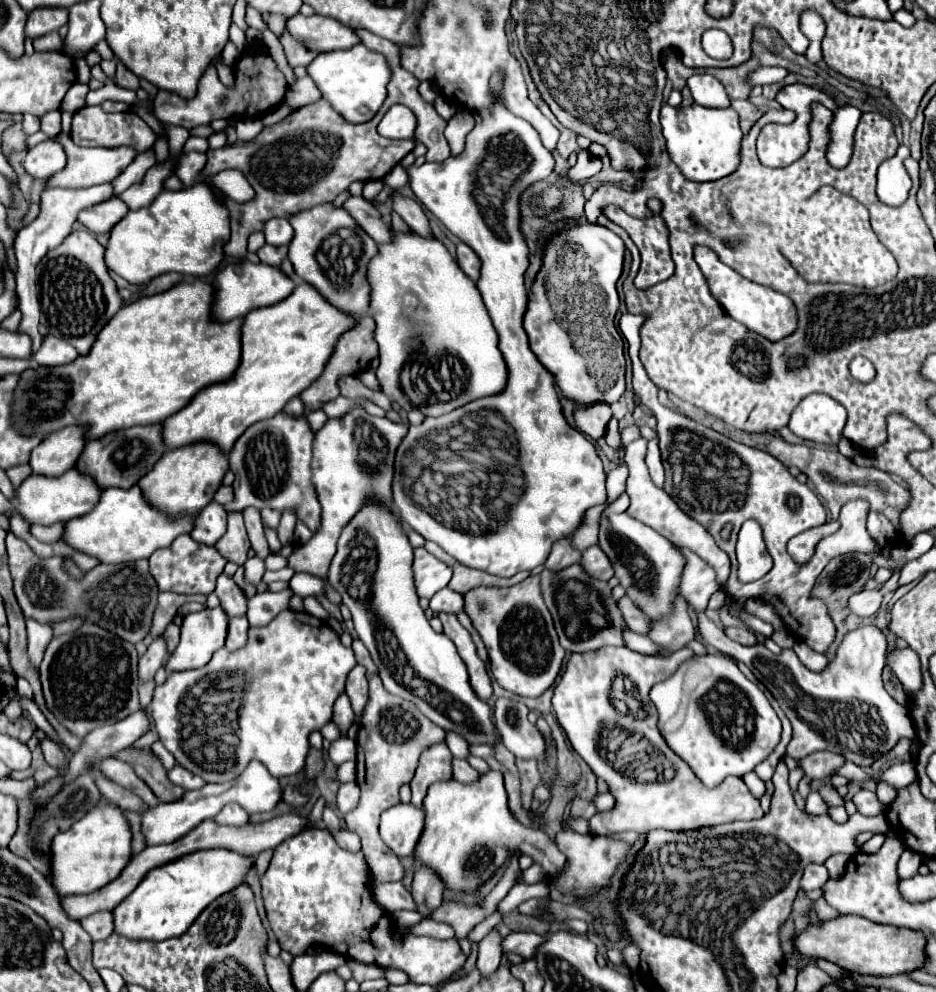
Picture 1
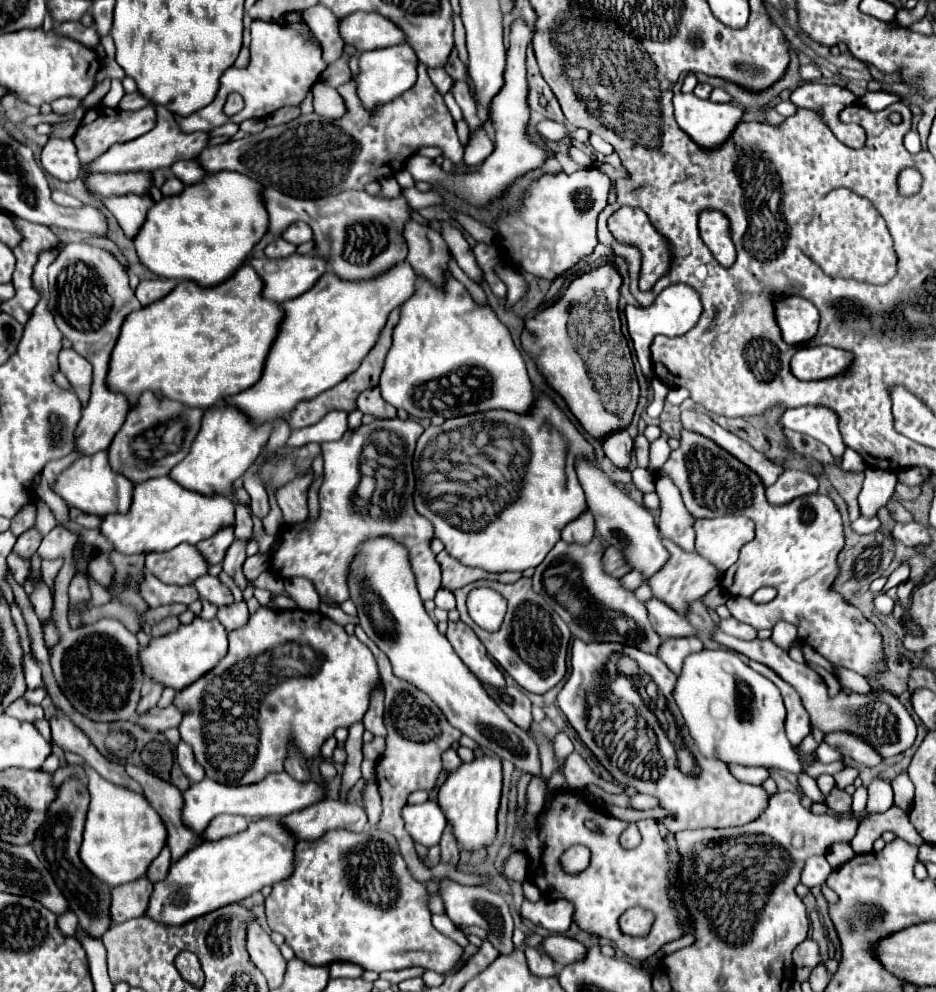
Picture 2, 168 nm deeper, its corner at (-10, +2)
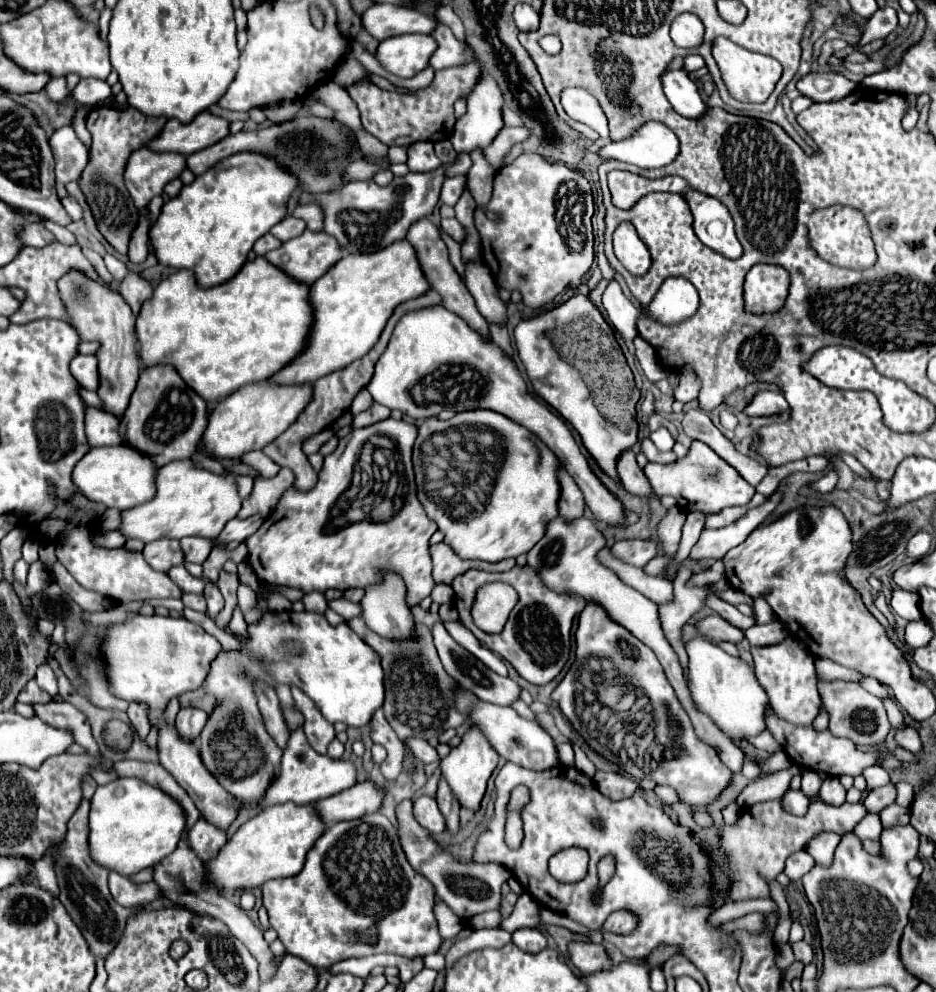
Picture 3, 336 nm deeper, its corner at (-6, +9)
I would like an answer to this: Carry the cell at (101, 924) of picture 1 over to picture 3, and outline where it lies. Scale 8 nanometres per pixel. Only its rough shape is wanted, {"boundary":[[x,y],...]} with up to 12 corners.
{"boundary":[[112,872],[110,892],[120,906],[146,906],[162,898],[156,882],[136,884]]}

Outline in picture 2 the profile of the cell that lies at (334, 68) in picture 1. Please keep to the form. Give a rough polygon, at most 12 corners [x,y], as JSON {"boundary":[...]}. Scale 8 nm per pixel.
{"boundary":[[406,43],[360,55],[358,95],[366,109],[416,83]]}

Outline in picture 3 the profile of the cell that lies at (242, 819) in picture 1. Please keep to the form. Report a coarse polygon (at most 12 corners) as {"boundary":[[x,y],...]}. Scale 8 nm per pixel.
{"boundary":[[200,818],[188,832],[198,858],[224,846],[226,830]]}

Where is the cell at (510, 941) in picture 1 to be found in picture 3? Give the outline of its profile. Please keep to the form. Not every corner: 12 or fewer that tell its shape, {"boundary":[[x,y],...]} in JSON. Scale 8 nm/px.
{"boundary":[[572,940],[568,954],[584,974],[612,966],[604,946]]}

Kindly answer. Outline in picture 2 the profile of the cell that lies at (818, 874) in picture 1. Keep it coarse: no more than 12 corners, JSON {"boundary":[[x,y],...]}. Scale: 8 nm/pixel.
{"boundary":[[824,855],[806,859],[800,883],[820,887],[832,873]]}

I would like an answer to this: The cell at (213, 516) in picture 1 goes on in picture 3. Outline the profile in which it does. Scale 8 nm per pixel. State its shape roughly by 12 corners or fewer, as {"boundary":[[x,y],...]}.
{"boundary":[[182,538],[186,562],[202,564],[214,548],[208,538]]}

